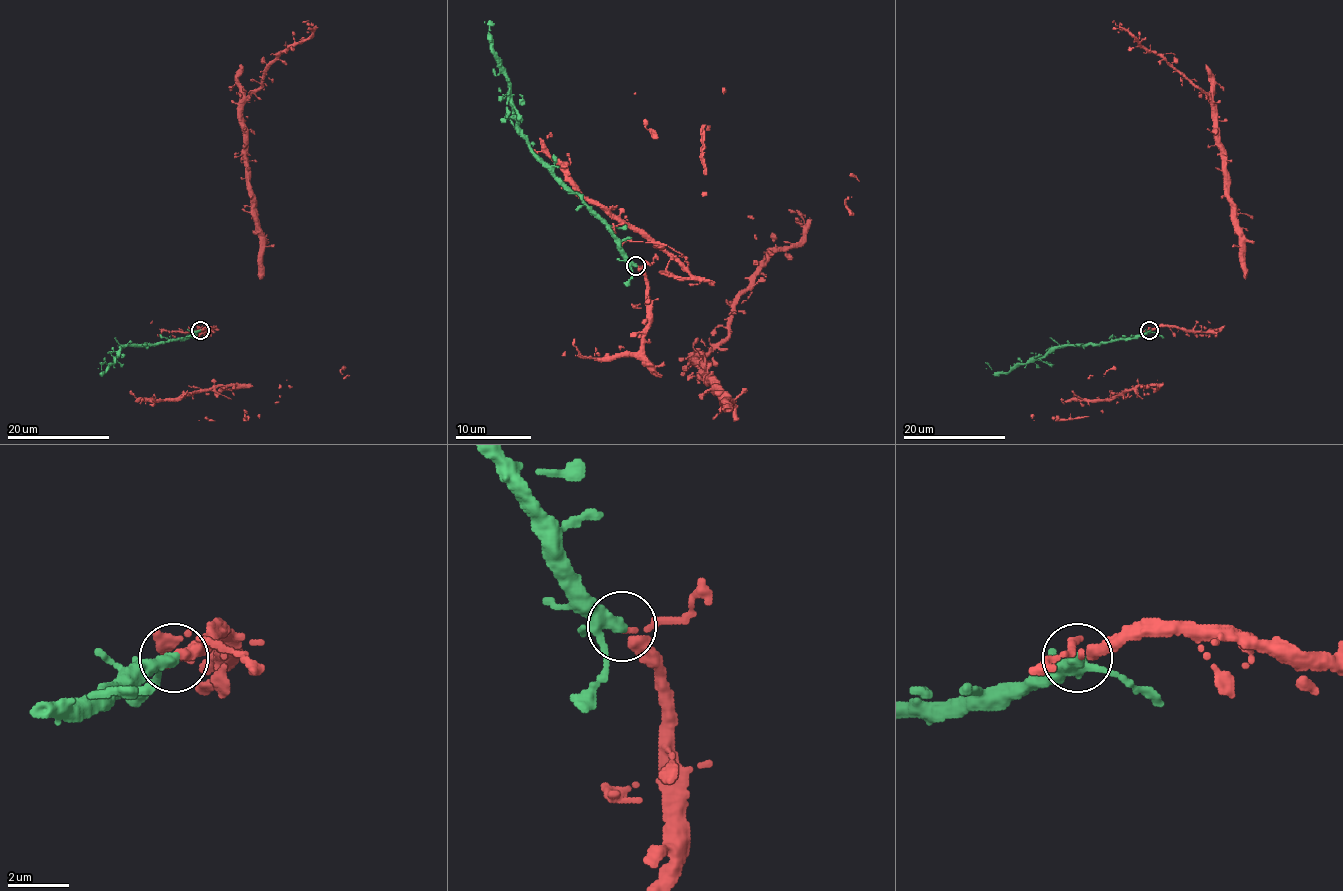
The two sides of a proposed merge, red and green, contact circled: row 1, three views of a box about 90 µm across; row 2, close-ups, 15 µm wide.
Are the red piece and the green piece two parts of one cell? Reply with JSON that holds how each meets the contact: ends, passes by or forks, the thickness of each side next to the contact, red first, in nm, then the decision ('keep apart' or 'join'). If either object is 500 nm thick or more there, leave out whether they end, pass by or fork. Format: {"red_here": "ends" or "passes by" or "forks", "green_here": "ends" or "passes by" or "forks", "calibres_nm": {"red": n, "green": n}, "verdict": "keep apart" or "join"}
{"red_here": "passes by", "green_here": "forks", "calibres_nm": {"red": 220, "green": 260}, "verdict": "join"}

